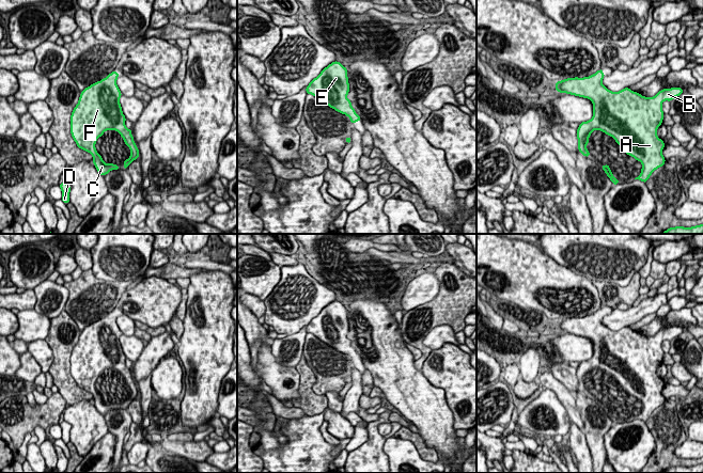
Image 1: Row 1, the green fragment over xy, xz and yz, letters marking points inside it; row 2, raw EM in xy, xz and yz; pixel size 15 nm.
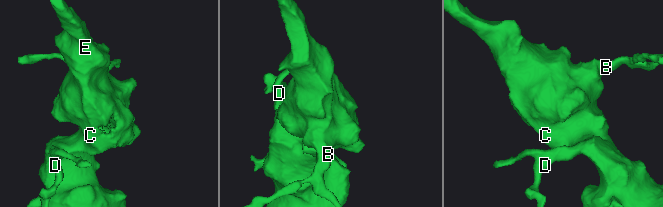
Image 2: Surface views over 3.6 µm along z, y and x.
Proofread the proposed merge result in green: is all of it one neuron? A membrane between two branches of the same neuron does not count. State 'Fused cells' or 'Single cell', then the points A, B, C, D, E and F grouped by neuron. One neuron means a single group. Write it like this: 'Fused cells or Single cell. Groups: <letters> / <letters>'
Single cell. Groups: A B C D E F

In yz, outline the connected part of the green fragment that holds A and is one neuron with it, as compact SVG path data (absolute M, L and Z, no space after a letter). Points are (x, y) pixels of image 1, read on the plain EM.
M602 308L589 316L567 317L556 321L557 331L588 337L593 343L592 358L580 362L577 368L578 390L583 395L590 396L589 389L585 387L589 383L588 378L593 369L604 370L607 375L611 375L628 395L632 395L641 401L641 413L635 419L646 422L652 412L666 401L662 395L666 383L657 376L657 368L662 363L665 354L661 347L662 342L671 341L684 329L681 327L663 328L653 336L645 336L638 331L632 331L629 327L612 331L602 322L604 316Z

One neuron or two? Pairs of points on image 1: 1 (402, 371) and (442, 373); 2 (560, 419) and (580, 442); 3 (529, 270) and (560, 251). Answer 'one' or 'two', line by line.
1: two
2: two
3: two

